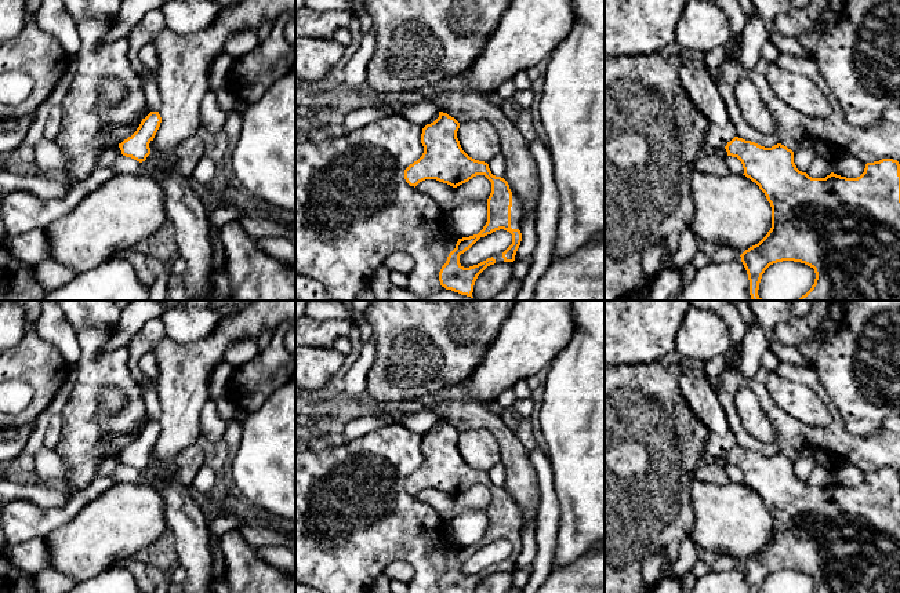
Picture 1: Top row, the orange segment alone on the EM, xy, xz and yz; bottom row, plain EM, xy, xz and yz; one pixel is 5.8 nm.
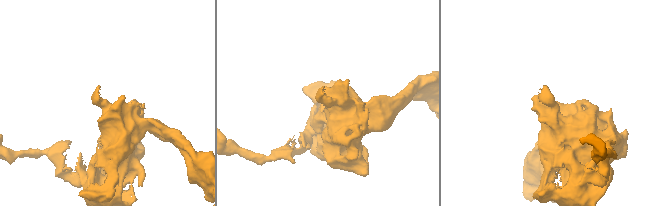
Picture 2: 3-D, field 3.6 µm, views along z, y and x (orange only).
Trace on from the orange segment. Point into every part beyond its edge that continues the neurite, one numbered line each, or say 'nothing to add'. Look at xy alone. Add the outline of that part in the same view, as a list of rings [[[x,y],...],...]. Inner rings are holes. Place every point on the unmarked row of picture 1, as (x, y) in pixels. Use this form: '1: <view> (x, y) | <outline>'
nothing to add

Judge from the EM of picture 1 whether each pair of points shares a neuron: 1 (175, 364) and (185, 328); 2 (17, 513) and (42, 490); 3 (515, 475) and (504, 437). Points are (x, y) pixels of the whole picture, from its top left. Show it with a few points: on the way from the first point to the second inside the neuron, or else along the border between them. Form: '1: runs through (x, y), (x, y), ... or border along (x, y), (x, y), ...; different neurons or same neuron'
1: border along (211, 333), (191, 342), (175, 342), (166, 335); different neurons
2: border along (14, 498), (32, 501), (47, 508), (61, 506); different neurons
3: runs through (515, 465), (511, 447); same neuron

